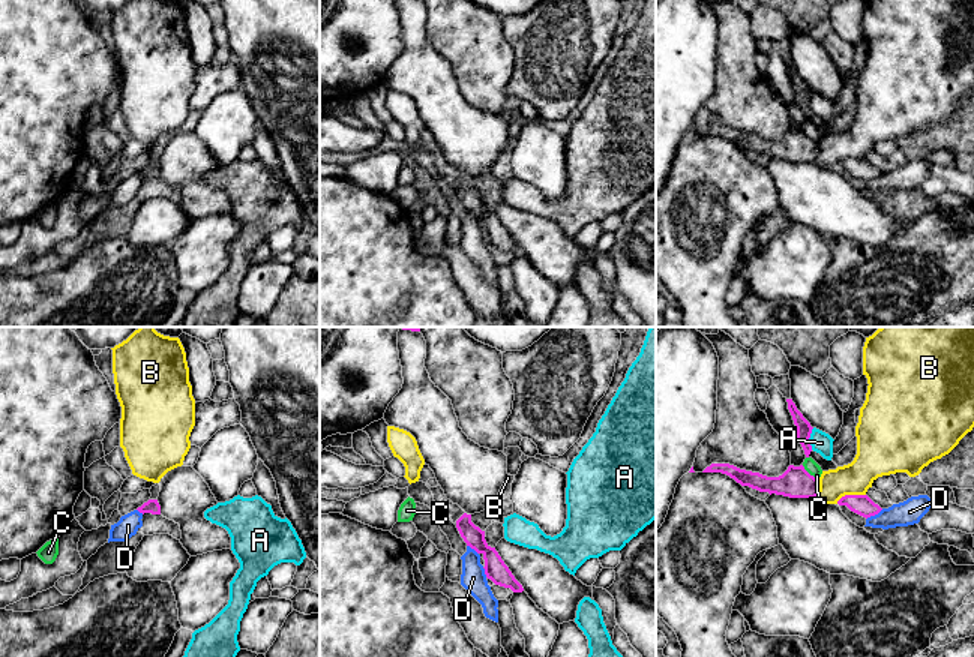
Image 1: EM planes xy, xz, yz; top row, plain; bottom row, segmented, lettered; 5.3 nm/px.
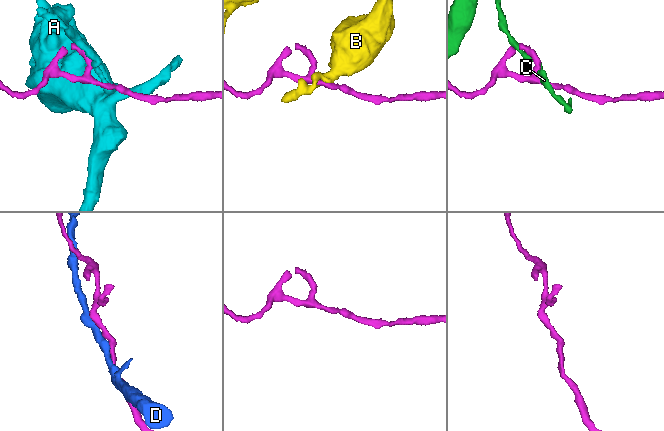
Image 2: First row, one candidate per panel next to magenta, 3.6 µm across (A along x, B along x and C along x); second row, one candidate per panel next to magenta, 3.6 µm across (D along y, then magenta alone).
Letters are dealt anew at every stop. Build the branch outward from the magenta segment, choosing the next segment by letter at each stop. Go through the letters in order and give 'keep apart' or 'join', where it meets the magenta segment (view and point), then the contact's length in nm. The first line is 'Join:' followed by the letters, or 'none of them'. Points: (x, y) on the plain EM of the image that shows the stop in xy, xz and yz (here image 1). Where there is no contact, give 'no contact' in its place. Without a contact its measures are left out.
Join: none of them
A: keep apart; contact yz (809, 101); length 120 nm
B: keep apart; contact yz (850, 159); length 170 nm
C: keep apart; contact yz (808, 137); length 120 nm
D: keep apart; contact yz (874, 179); length 110 nm

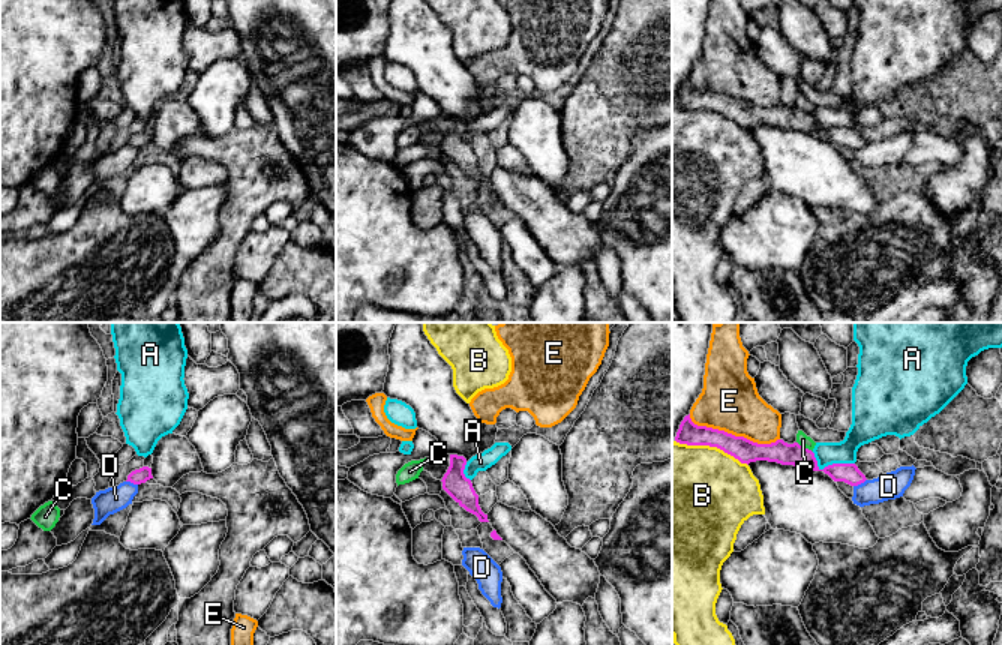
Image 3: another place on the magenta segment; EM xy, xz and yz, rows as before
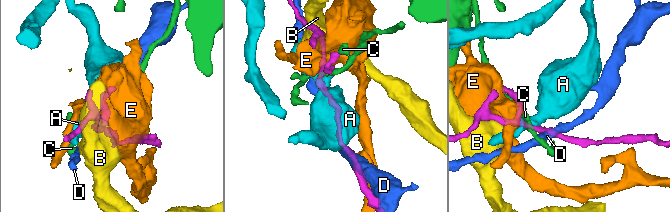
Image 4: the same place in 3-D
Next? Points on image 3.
Join: none of them
A: keep apart; contact yz (830, 129); length 240 nm
B: keep apart; contact yz (711, 110); length 420 nm
C: keep apart; contact yz (804, 111); length 110 nm
D: keep apart; contact yz (860, 147); length 80 nm
E: keep apart; contact yz (731, 98); length 500 nm

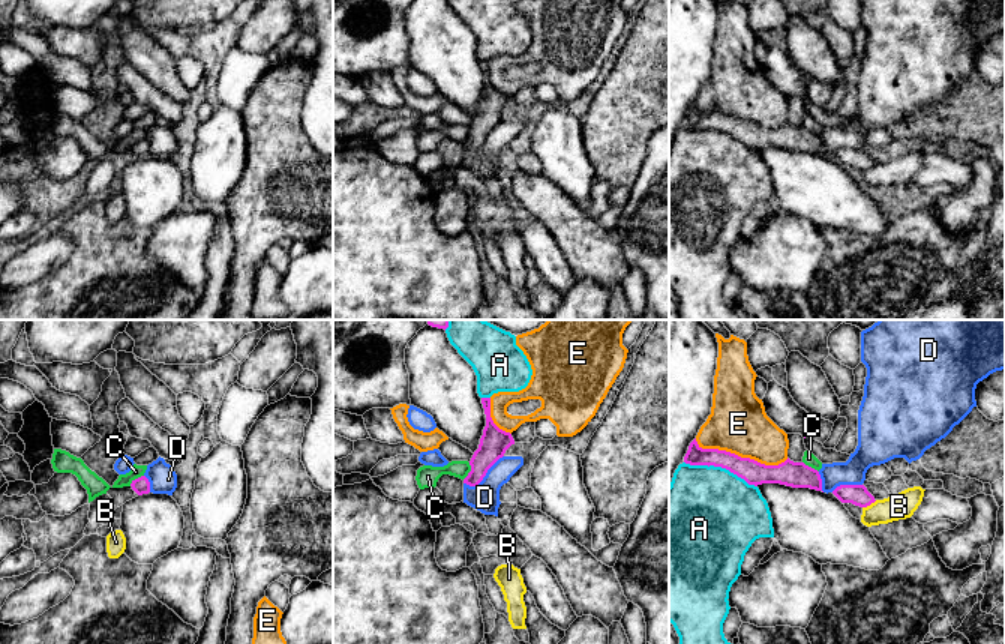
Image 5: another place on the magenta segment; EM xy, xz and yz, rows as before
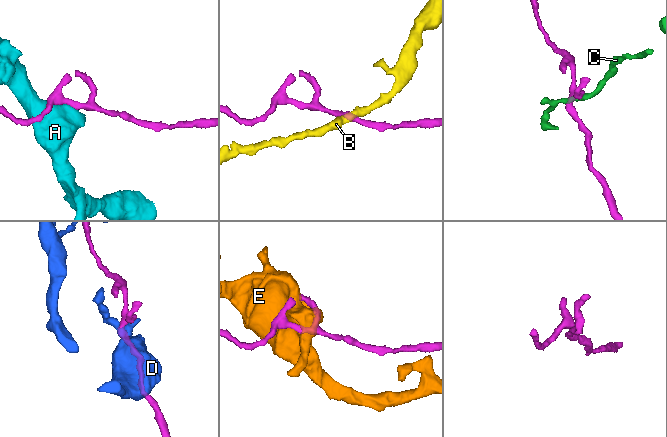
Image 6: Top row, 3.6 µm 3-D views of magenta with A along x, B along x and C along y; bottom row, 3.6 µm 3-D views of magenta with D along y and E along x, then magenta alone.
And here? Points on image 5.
Join: none of them
A: keep apart; contact yz (720, 129); length 420 nm
B: keep apart; contact yz (869, 168); length 90 nm
C: keep apart; contact xz (470, 135); length 100 nm
D: keep apart; contact xz (485, 138); length 260 nm
E: keep apart; contact yz (740, 120); length 500 nm

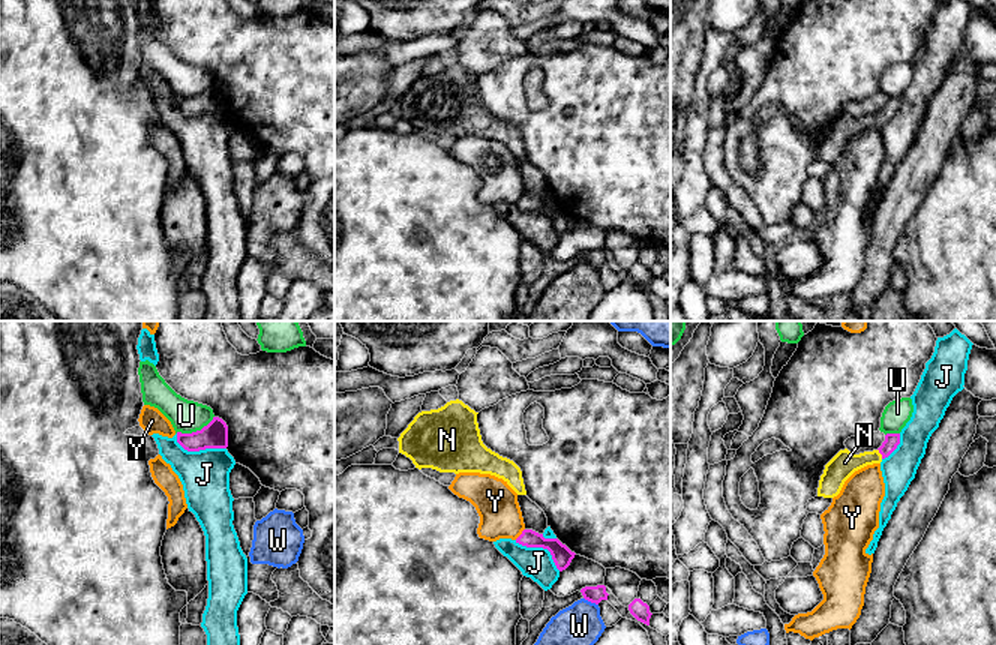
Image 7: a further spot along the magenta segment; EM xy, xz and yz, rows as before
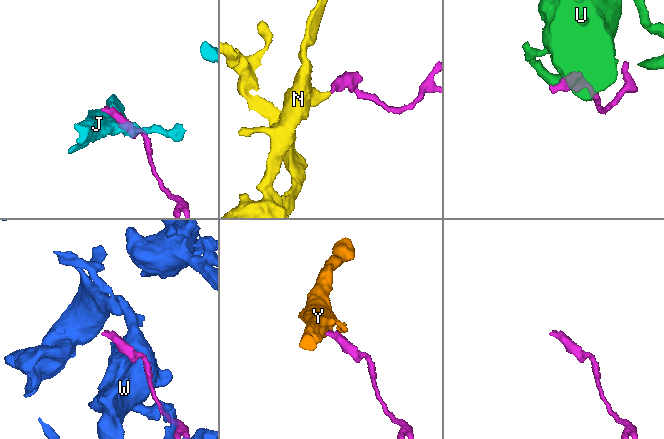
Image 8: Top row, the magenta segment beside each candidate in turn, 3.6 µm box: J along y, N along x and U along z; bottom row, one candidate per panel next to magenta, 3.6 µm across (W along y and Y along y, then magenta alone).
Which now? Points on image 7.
Join: N
J: keep apart; contact xy (198, 114); length 280 nm
N: join; contact yz (879, 116); length 60 nm
U: keep apart; contact xy (197, 95); length 220 nm
W: keep apart; contact xz (591, 266); length 90 nm
Y: keep apart; contact xz (521, 198); length 80 nm

